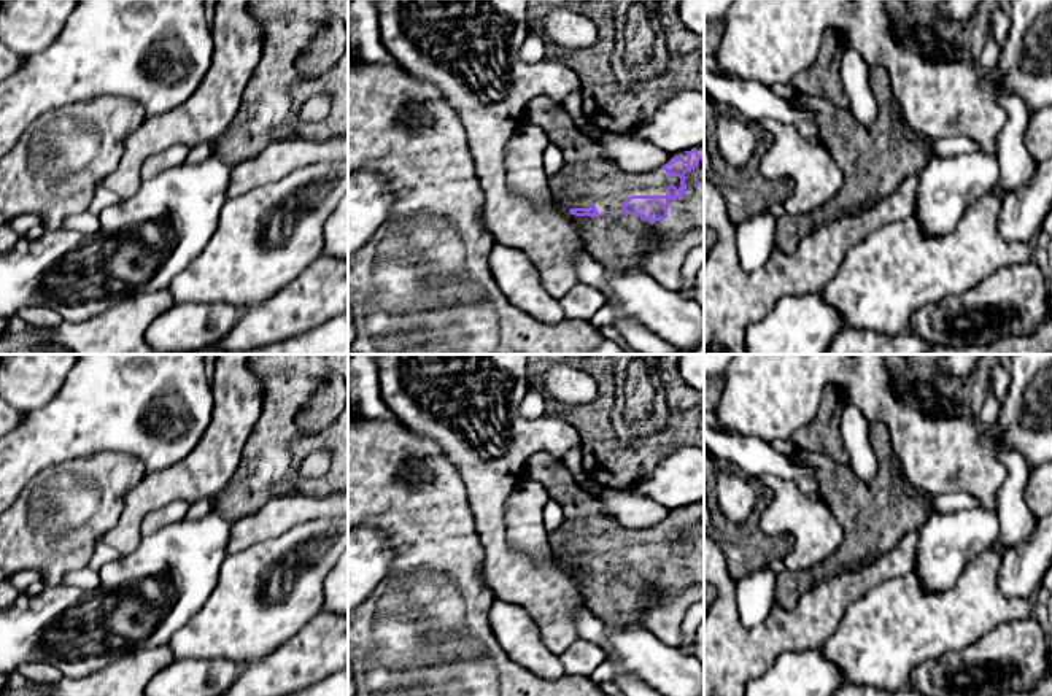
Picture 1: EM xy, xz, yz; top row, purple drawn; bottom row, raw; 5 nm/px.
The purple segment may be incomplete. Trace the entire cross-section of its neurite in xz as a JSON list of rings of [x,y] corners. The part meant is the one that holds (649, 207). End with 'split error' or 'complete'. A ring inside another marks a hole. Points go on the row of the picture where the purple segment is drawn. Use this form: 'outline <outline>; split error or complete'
outline [[[540,95],[528,103],[526,122],[539,126],[564,156],[563,168],[548,176],[548,189],[558,207],[577,216],[583,249],[613,272],[640,269],[645,242],[680,235],[704,227],[704,184],[687,189],[685,173],[704,167],[704,143],[671,154],[669,162],[647,173],[626,173],[604,156],[599,141],[586,137],[563,105]]]; split error

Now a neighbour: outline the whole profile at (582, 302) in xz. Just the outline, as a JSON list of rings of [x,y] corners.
[[[578,283],[575,289],[559,299],[566,319],[591,321],[605,304],[605,294],[590,284]]]

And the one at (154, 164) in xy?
[[[175,145],[157,154],[149,156],[141,167],[141,180],[149,180],[161,172],[184,162],[188,154],[189,148],[186,145]]]

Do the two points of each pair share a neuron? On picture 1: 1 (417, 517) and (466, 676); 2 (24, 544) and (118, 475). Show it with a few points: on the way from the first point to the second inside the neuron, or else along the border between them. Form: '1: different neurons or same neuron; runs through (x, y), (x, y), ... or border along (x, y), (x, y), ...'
1: same neuron; runs through (456, 556), (466, 572), (466, 636)
2: same neuron; runs through (54, 545), (75, 545), (107, 514), (110, 506)

